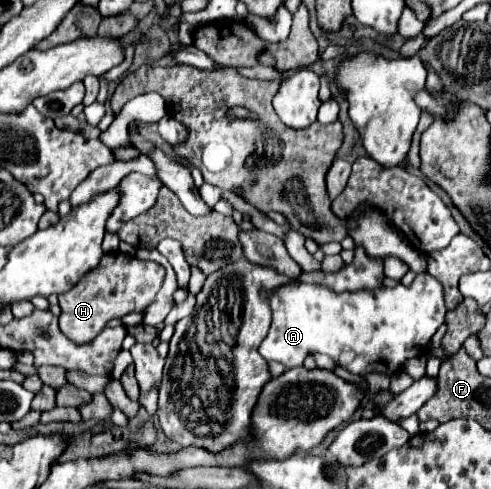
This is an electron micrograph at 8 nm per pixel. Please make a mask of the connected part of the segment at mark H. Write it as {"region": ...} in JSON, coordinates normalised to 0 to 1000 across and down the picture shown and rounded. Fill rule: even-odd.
{"region":[[[246,513],[214,517],[206,538],[165,571],[141,599],[120,603],[120,669],[149,701],[185,701],[230,652],[259,640],[291,640],[324,599],[336,571],[336,546],[316,534],[287,534]]]}

